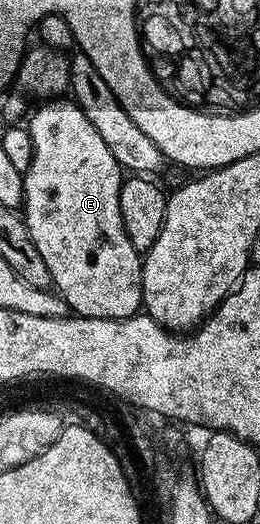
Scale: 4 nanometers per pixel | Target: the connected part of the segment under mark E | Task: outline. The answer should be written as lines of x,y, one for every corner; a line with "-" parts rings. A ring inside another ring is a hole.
49,100
37,111
30,113
27,118
27,129
29,139
33,145
33,163
29,165
29,171
24,174
25,197
23,203
23,219
25,226
29,230
30,238
39,250
39,255
43,256
43,261
50,269
52,285
56,293
64,298
68,309
74,315
83,318
129,318
132,314
138,313
142,309
141,301
141,263
142,255
131,244
127,232
123,228
123,216
119,212
119,192
123,181
123,171
115,156
111,156
111,148
103,144
103,136
95,132
95,124
83,116
83,112
77,107
77,103
72,100

